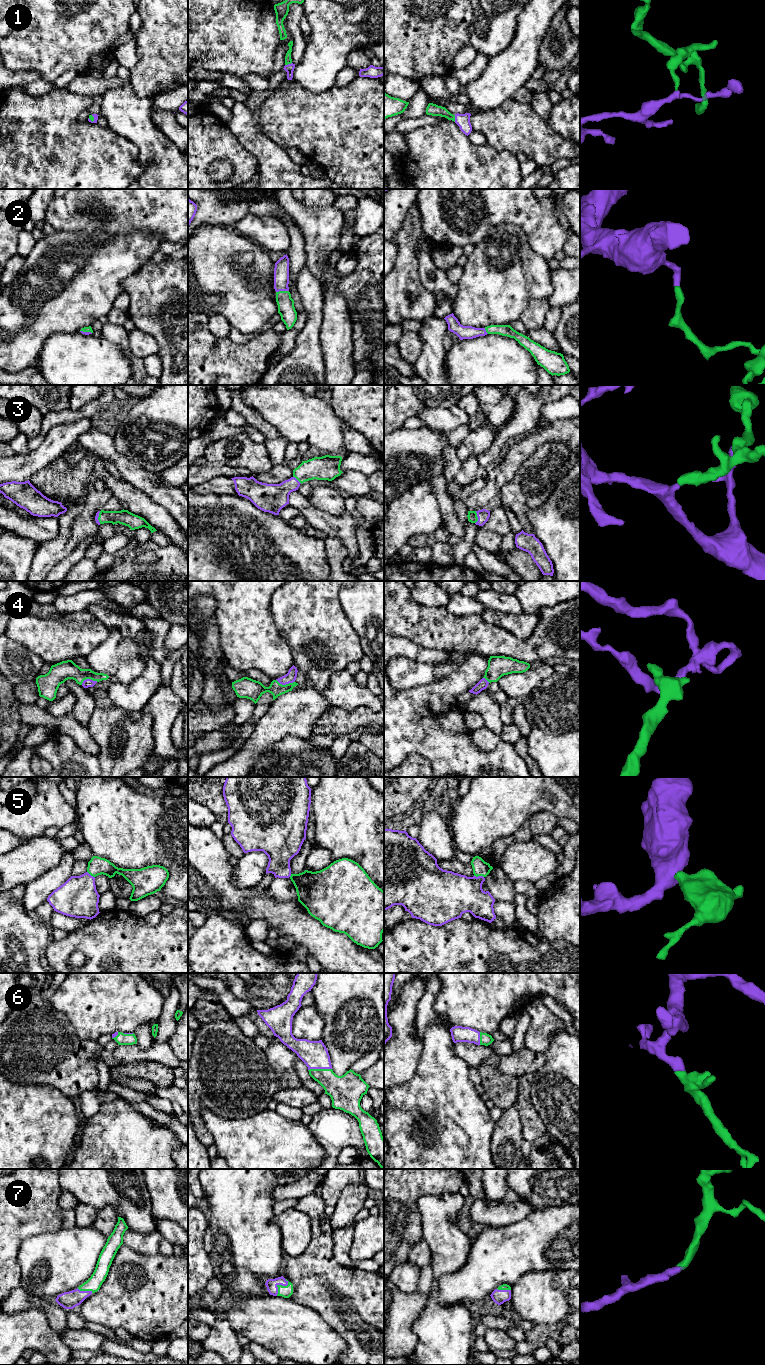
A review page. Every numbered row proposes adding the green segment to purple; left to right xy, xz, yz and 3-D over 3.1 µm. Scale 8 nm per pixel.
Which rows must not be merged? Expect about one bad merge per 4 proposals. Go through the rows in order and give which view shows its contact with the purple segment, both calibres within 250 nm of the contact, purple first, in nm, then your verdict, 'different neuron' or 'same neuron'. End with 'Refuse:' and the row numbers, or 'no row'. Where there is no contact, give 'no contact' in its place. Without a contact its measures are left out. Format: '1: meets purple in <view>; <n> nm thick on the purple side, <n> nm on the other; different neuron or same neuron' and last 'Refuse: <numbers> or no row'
1: meets purple in xz; 70 nm thick on the purple side, 60 nm on the other; same neuron
2: meets purple in xz; 130 nm thick on the purple side, 140 nm on the other; same neuron
3: meets purple in yz; 100 nm thick on the purple side, 80 nm on the other; same neuron
4: meets purple in xz; 90 nm thick on the purple side, 140 nm on the other; same neuron
5: meets purple in yz; 340 nm thick on the purple side, 130 nm on the other; same neuron
6: meets purple in xz; 220 nm thick on the purple side, 220 nm on the other; same neuron
7: meets purple in xz; 90 nm thick on the purple side, 100 nm on the other; same neuron
Refuse: no row

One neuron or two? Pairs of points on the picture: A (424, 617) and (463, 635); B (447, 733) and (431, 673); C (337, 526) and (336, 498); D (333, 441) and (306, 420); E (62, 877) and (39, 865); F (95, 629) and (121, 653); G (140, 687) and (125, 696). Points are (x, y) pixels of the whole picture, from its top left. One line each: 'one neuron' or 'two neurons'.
A: one neuron
B: two neurons
C: two neurons
D: one neuron
E: two neurons
F: two neurons
G: one neuron

